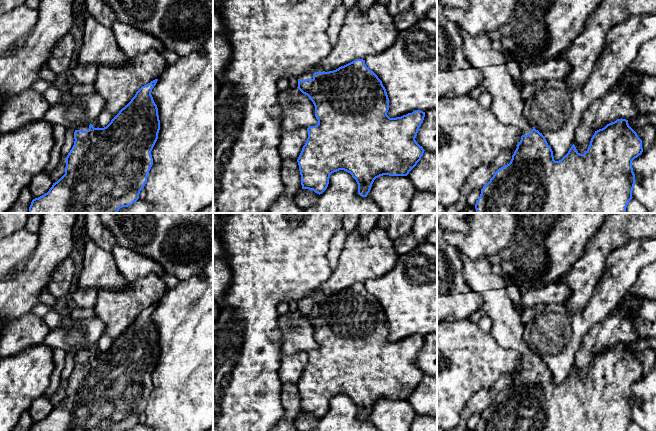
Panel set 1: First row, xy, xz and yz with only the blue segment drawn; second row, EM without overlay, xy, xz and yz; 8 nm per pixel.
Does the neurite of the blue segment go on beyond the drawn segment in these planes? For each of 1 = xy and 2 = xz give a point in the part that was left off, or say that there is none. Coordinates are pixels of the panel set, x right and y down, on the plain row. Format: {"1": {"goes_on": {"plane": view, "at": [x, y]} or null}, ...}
{"1": {"goes_on": {"plane": "xy", "at": [79, 350]}}, "2": {"goes_on": {"plane": "xz", "at": [309, 298]}}}

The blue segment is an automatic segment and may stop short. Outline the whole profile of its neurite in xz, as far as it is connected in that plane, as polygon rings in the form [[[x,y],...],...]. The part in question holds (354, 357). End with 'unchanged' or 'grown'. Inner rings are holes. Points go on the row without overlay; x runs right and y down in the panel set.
[[[356,283],[344,290],[339,291],[336,294],[329,296],[317,296],[315,293],[307,295],[304,298],[301,298],[298,301],[298,311],[303,318],[307,319],[309,323],[313,326],[315,330],[315,341],[318,344],[318,348],[315,350],[310,350],[307,352],[308,362],[305,369],[302,372],[302,375],[297,383],[299,389],[299,395],[301,399],[301,409],[302,413],[313,414],[317,418],[322,418],[328,411],[330,399],[339,394],[344,394],[352,399],[358,408],[358,418],[362,421],[367,421],[368,417],[371,414],[374,404],[383,399],[389,400],[407,400],[409,396],[417,389],[421,384],[421,381],[424,377],[424,373],[420,370],[415,362],[417,360],[419,351],[423,347],[425,336],[420,334],[415,334],[412,337],[408,337],[401,341],[390,342],[387,339],[389,334],[389,322],[386,316],[385,311],[382,308],[382,305],[378,300],[370,294],[363,283]]] | grown

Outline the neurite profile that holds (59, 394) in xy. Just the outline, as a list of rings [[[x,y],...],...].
[[[63,382],[50,397],[50,401],[53,407],[57,406],[65,398],[65,391],[66,383]]]

